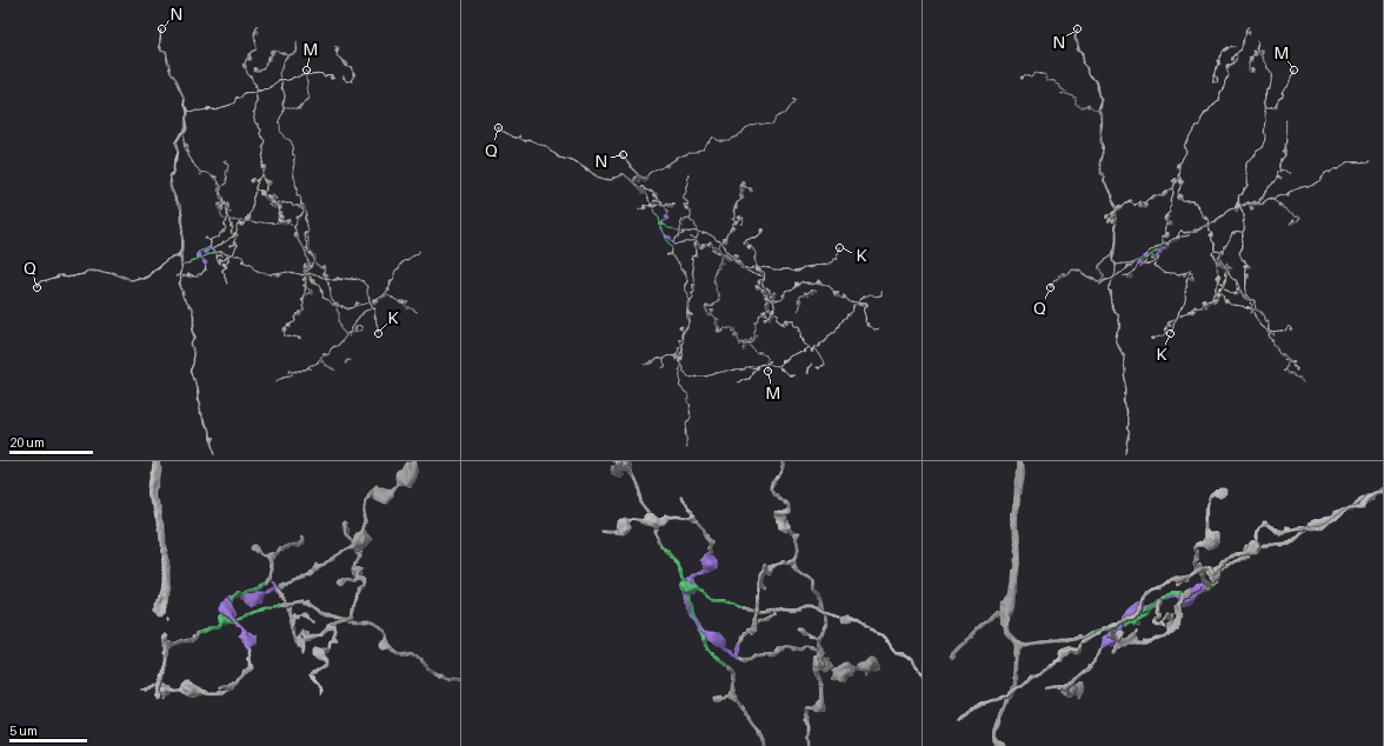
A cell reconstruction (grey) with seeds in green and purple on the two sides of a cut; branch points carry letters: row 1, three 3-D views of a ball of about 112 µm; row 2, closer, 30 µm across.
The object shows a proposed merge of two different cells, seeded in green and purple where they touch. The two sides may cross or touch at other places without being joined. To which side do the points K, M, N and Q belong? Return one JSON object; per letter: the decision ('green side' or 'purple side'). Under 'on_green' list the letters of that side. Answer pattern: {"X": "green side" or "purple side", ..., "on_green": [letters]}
{"K": "green side", "M": "purple side", "N": "green side", "Q": "green side", "on_green": ["K", "N", "Q"]}

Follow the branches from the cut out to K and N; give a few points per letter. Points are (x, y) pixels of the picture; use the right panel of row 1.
K: (1151, 253), (1146, 255), (1152, 252), (1164, 271), (1191, 274), (1170, 333)
N: (1151, 253), (1128, 262), (1112, 259), (1115, 205), (1100, 171), (1102, 95), (1078, 48), (1077, 28)

